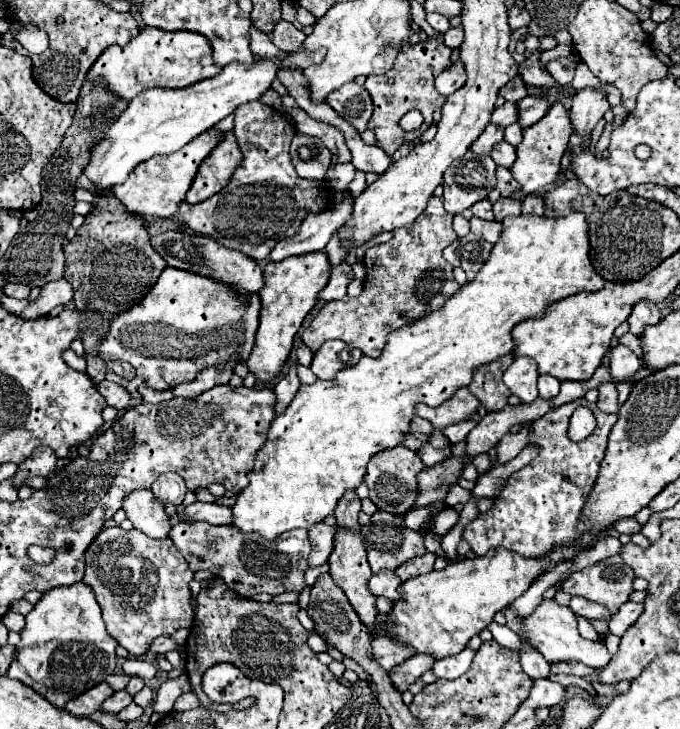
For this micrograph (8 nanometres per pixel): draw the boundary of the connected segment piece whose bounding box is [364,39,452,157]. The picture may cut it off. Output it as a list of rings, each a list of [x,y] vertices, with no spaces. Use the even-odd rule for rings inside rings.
[[[430,39],[426,43],[416,43],[416,45],[404,45],[400,49],[400,55],[396,57],[396,63],[390,71],[382,73],[382,75],[368,75],[364,87],[366,91],[370,93],[372,101],[374,101],[374,113],[370,117],[370,123],[368,127],[374,129],[376,133],[376,139],[378,139],[378,147],[384,149],[384,153],[388,157],[394,155],[394,151],[404,145],[404,143],[410,143],[414,137],[422,135],[430,123],[432,123],[432,113],[436,109],[440,109],[446,101],[444,95],[440,95],[434,87],[434,79],[444,71],[448,69],[448,63],[450,63],[450,49],[444,47],[442,39]],[[408,111],[420,111],[424,115],[424,123],[420,129],[416,131],[404,131],[398,121],[402,119],[404,113]]]

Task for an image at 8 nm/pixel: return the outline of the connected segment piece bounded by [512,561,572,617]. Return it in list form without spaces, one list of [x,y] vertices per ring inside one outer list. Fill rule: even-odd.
[[[564,561],[564,563],[558,563],[552,571],[540,575],[540,577],[530,585],[530,589],[528,589],[520,599],[514,601],[512,607],[518,611],[518,615],[522,615],[522,617],[524,617],[524,615],[530,615],[530,611],[536,609],[538,603],[542,601],[542,593],[544,593],[548,587],[554,587],[554,583],[560,581],[560,575],[566,573],[570,567],[572,567],[572,561]]]

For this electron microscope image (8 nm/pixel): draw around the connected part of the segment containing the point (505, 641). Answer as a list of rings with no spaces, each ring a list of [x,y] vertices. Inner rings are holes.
[[[490,623],[490,625],[488,625],[488,629],[492,631],[494,639],[496,639],[502,647],[508,647],[510,651],[516,651],[516,653],[520,653],[520,651],[522,651],[522,641],[520,641],[520,637],[518,637],[514,631],[510,631],[506,625]]]

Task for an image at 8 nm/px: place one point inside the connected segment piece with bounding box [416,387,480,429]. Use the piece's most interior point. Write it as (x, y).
(463, 404)

